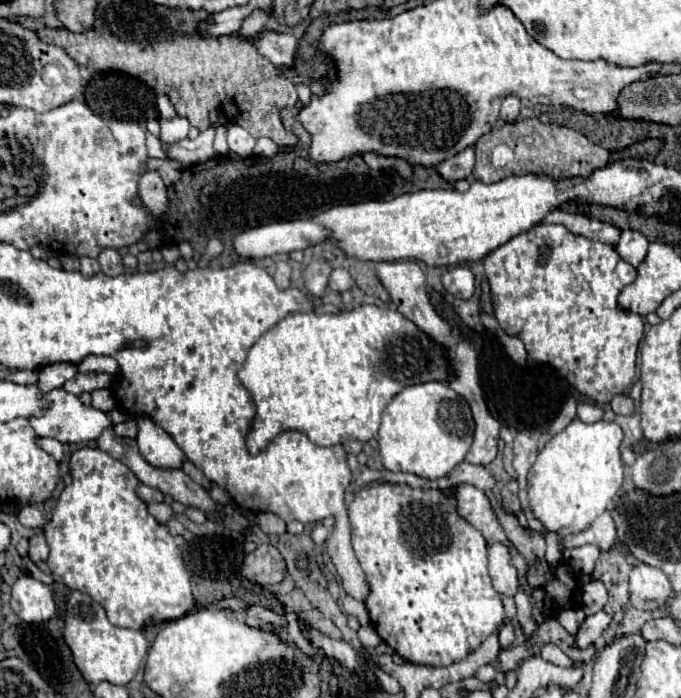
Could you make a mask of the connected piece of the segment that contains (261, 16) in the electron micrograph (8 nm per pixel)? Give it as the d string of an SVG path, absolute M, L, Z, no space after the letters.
M254 10L246 20L244 26L240 28L240 36L244 38L256 38L256 34L260 34L260 30L264 30L266 20L270 18L270 14L264 14L264 10Z

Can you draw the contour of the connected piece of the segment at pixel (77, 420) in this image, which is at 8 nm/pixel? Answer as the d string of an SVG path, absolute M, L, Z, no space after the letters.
M62 388L52 390L48 394L44 394L44 398L48 398L48 410L44 410L42 416L32 416L30 418L30 426L34 428L34 432L38 436L50 436L56 438L64 444L84 444L90 440L96 440L100 436L100 432L108 426L114 426L118 422L122 422L126 418L126 414L122 414L120 410L112 410L112 412L100 412L92 406L84 406L74 394L64 392Z

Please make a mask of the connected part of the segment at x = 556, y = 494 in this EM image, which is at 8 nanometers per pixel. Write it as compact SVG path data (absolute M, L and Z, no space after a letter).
M574 418L546 442L528 472L530 508L546 530L554 530L560 536L582 532L610 506L624 480L624 464L620 458L622 440L624 432L618 422L598 420L586 424Z

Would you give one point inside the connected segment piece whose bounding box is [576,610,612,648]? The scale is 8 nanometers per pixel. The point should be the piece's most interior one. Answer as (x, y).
(594, 626)

